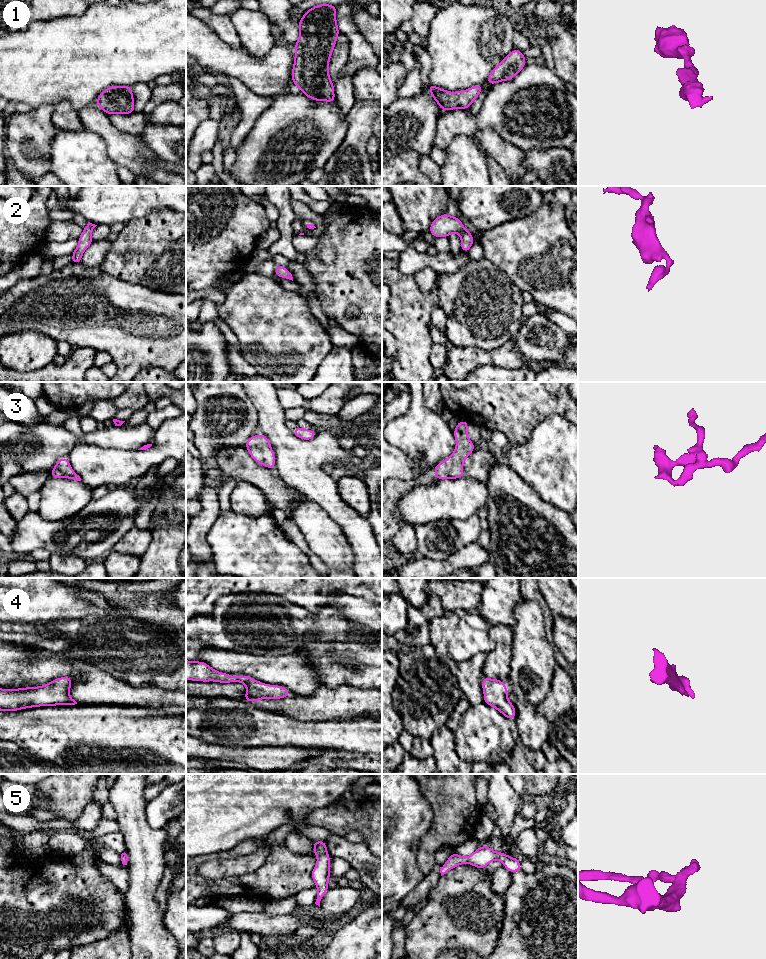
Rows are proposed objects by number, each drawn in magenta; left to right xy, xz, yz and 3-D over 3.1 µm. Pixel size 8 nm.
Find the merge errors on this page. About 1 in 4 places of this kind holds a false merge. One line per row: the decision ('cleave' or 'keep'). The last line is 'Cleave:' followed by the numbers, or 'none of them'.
1: keep
2: keep
3: keep
4: keep
5: keep
Cleave: none of them

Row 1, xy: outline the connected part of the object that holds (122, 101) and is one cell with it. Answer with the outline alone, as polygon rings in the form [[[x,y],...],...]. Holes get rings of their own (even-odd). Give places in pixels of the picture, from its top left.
[[[110,86],[100,93],[96,103],[108,115],[135,112],[133,92],[130,86]]]

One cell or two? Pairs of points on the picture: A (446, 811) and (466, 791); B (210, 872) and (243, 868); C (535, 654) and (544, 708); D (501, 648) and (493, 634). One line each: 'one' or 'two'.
A: one
B: one
C: two
D: one

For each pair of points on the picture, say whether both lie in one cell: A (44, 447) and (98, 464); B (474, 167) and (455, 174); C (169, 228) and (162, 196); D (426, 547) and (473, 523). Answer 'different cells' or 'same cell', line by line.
A: different cells
B: same cell
C: different cells
D: same cell

